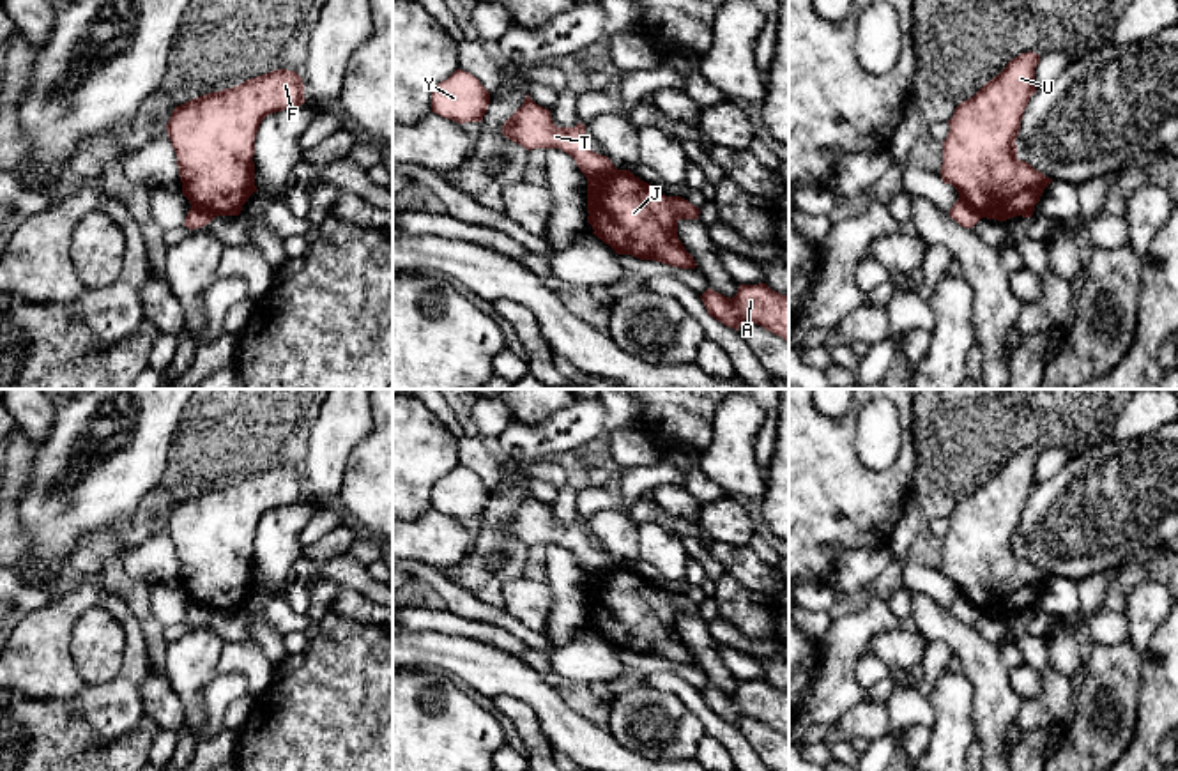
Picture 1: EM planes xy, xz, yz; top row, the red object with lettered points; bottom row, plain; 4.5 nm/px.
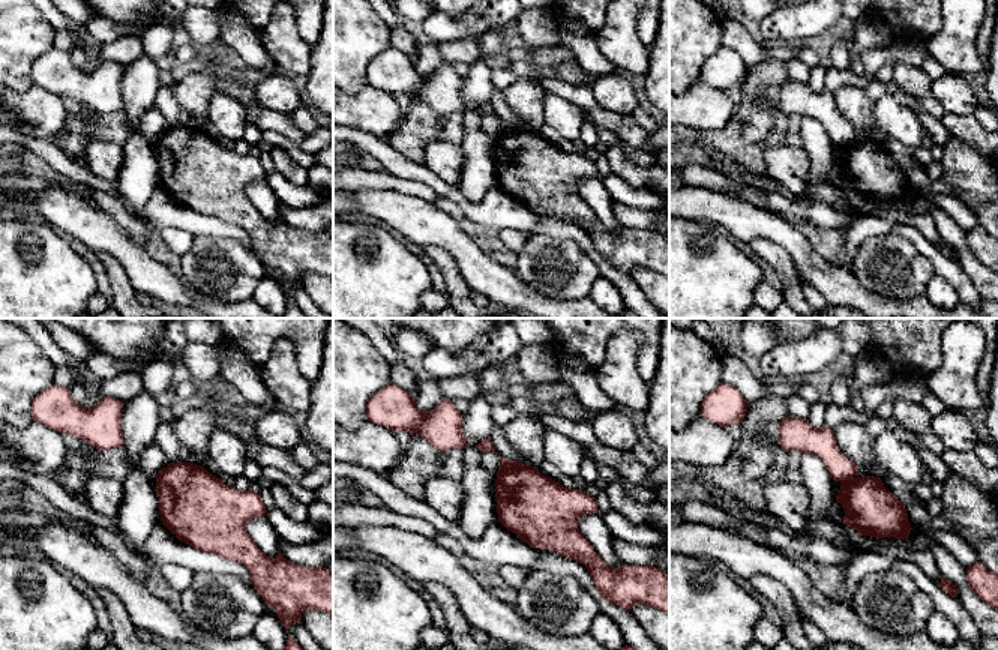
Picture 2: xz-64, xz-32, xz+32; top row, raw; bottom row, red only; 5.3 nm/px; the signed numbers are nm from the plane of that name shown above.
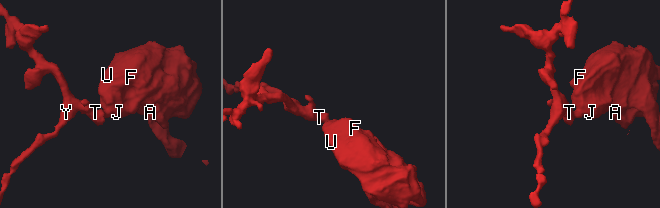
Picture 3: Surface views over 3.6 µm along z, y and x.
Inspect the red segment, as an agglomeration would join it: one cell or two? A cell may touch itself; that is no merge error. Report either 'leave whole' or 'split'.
split

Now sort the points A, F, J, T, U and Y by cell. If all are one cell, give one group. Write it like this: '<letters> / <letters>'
A F J U / T Y

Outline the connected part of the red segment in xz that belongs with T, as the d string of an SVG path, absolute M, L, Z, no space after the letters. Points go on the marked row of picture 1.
M529 94L524 104L504 122L502 134L527 150L561 149L575 159L587 182L617 172L607 156L591 150L582 122L575 127L557 127L550 110L536 104Z

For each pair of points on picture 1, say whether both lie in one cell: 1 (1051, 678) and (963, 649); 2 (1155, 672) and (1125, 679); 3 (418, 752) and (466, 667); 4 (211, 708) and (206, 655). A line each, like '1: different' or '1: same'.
1: different
2: different
3: different
4: different

